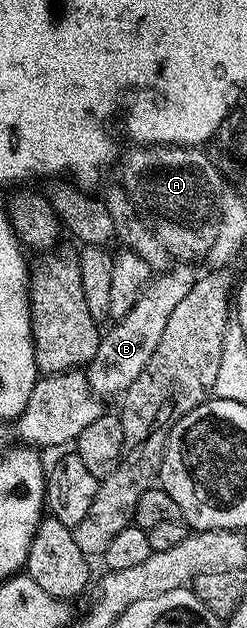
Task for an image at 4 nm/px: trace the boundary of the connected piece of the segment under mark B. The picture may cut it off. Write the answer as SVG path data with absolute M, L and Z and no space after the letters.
M181 263L156 274L139 296L137 303L122 319L116 320L108 332L100 336L97 354L86 366L85 376L93 393L99 397L105 395L118 396L132 385L145 365L149 363L157 345L161 341L162 332L173 315L174 308L194 287L197 280L196 266L191 263Z

